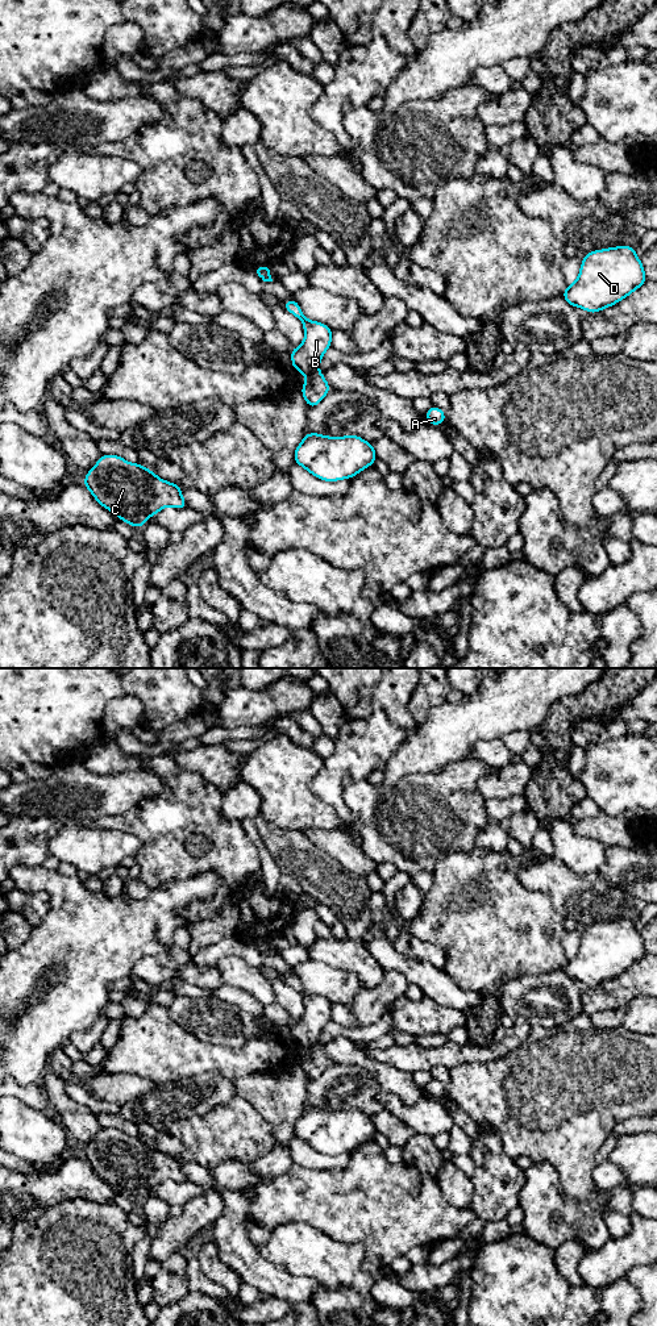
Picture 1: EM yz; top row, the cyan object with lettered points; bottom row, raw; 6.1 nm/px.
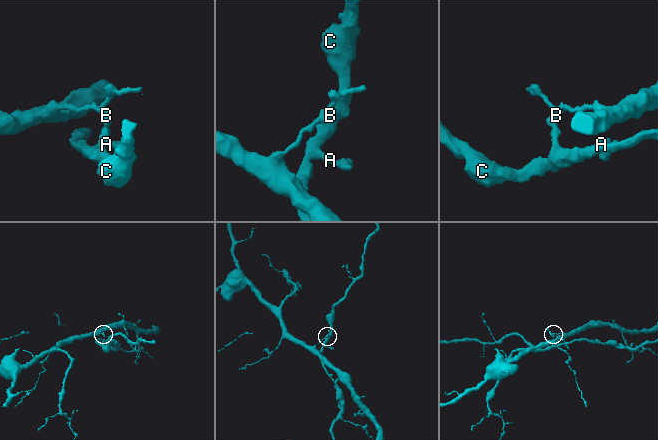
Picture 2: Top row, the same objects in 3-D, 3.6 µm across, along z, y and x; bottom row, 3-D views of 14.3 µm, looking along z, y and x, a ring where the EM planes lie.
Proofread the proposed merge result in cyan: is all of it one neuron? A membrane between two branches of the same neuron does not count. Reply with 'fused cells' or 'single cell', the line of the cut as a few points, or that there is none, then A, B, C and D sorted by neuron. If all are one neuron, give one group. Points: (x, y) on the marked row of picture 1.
fused cells | yz (317, 370), (307, 376) | A C / B D

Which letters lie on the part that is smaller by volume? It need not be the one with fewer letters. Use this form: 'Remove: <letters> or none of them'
Remove: A, C

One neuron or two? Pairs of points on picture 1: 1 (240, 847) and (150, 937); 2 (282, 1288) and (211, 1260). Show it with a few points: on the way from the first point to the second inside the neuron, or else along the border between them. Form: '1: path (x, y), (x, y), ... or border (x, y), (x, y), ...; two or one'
1: border (184, 879), (215, 871), (223, 883); two
2: border (213, 1242), (217, 1256), (241, 1280); two

